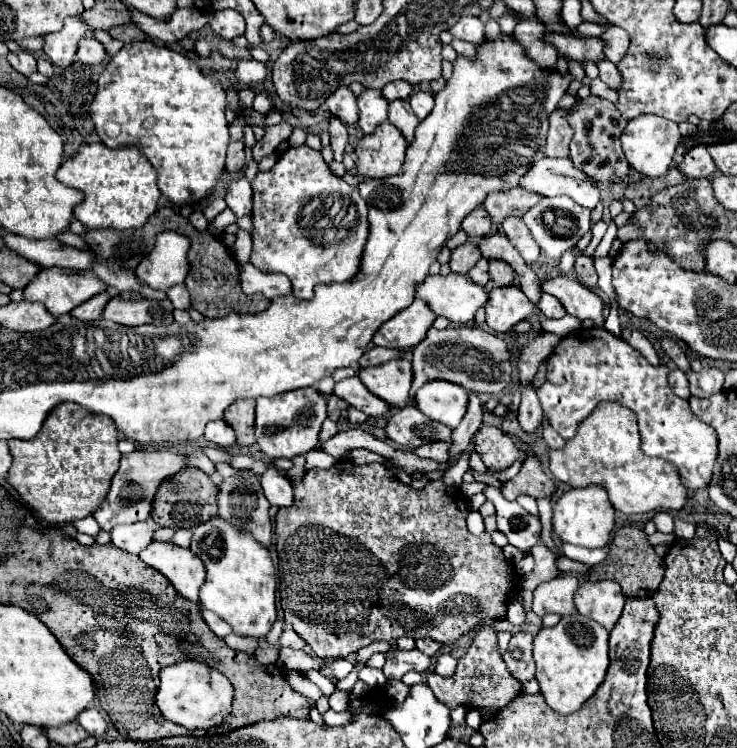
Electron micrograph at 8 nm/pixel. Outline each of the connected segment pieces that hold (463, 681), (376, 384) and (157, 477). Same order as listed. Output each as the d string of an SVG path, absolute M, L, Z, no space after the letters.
M480 626L476 632L476 638L472 642L472 646L468 648L468 652L459 659L456 674L454 678L440 678L438 674L430 674L426 678L426 684L432 688L434 696L444 702L450 708L456 708L458 704L464 704L468 708L478 708L480 712L486 710L500 710L504 708L508 702L512 702L520 690L522 684L512 678L512 674L508 672L502 656L498 654L498 646L496 646L496 632L492 626Z
M404 358L380 366L360 368L358 378L372 394L386 400L394 408L404 408L412 402L410 386L414 380L414 370L412 364Z
M134 450L120 460L120 468L112 478L112 488L106 496L106 502L94 512L96 522L102 530L110 532L118 524L134 524L148 520L154 508L154 496L164 480L188 468L188 456L168 450Z

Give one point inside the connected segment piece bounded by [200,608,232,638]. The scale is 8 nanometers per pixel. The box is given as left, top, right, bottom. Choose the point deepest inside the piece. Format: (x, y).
(215, 624)

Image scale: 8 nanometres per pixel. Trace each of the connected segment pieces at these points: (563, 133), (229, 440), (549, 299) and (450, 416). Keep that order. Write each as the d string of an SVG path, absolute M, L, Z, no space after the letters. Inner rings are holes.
M554 110L550 114L550 130L548 130L548 142L544 148L544 154L550 158L556 156L568 156L568 144L572 140L572 128L566 120L568 110Z
M214 420L206 426L206 434L204 438L220 448L230 448L236 444L236 438L234 438L234 430L224 422L224 420Z
M542 294L540 302L538 302L538 308L544 312L546 318L562 318L566 314L566 310L560 304L560 300L554 298L552 294Z
M430 380L416 392L416 408L434 422L456 428L464 418L468 392L464 386L446 380Z

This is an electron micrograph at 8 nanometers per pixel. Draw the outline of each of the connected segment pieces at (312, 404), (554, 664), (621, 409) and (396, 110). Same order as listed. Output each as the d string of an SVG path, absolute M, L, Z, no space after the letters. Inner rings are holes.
M300 388L278 398L256 400L256 442L268 458L296 458L314 450L320 442L320 430L326 420L326 396L316 388Z
M582 614L562 616L562 620L554 628L542 628L534 638L534 662L536 662L536 680L540 684L540 692L546 698L546 704L560 712L572 714L580 710L580 706L596 692L596 688L604 682L610 658L608 658L608 630L602 628L592 618L584 618Z
M600 402L596 410L582 420L582 424L576 430L576 436L566 440L566 446L560 450L550 450L550 472L556 480L570 484L572 488L584 488L588 484L602 484L608 490L608 498L612 506L624 514L642 514L650 510L682 510L686 504L686 488L678 482L678 472L670 462L660 458L650 458L640 448L640 436L638 436L638 424L636 414L628 410L622 404L616 402Z
M392 100L388 110L388 120L402 132L408 144L414 140L414 128L418 126L418 118L410 110L408 100Z

